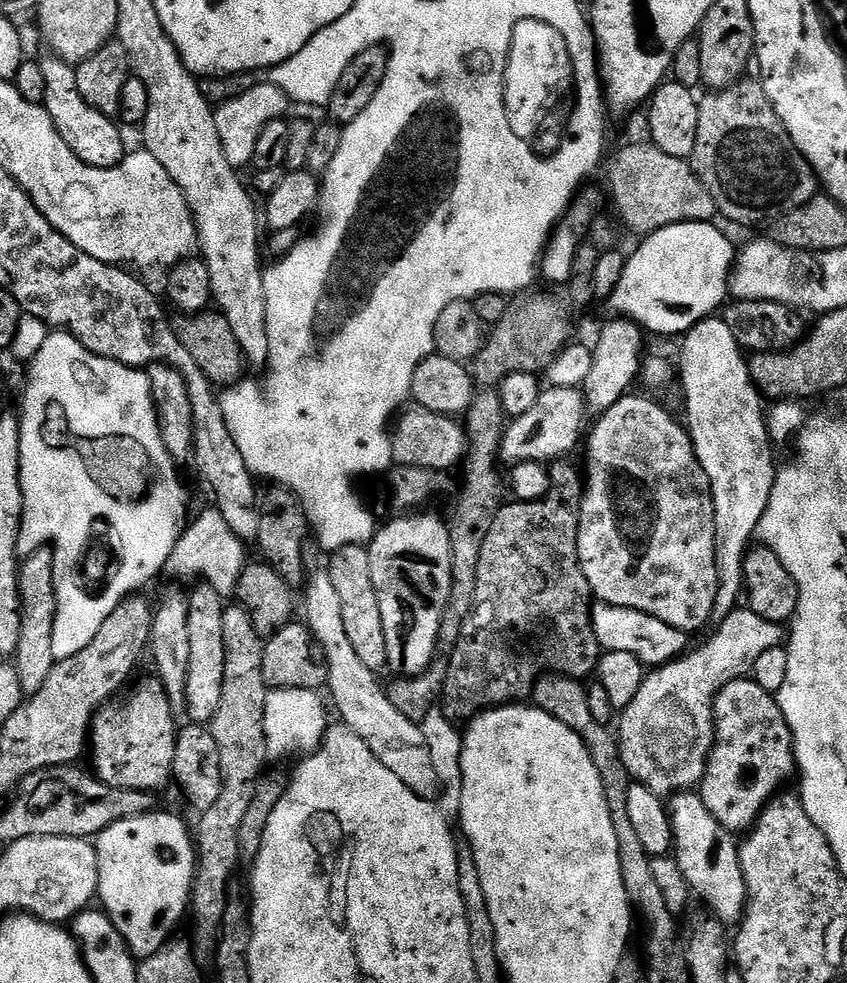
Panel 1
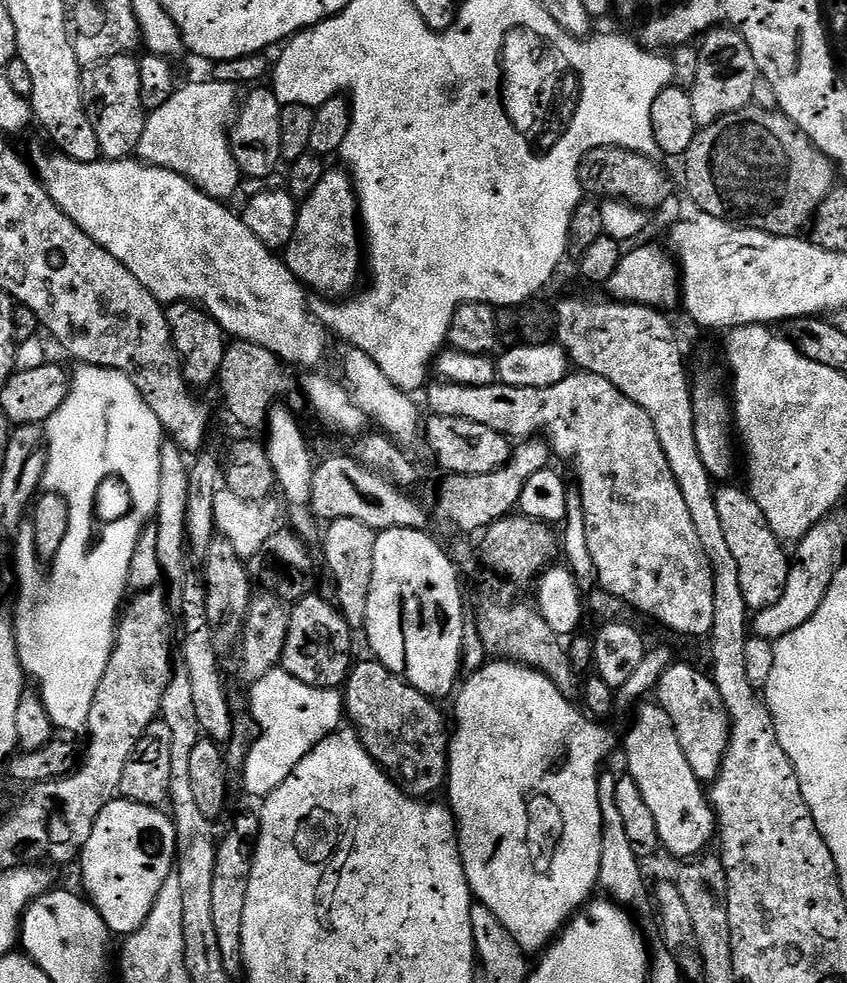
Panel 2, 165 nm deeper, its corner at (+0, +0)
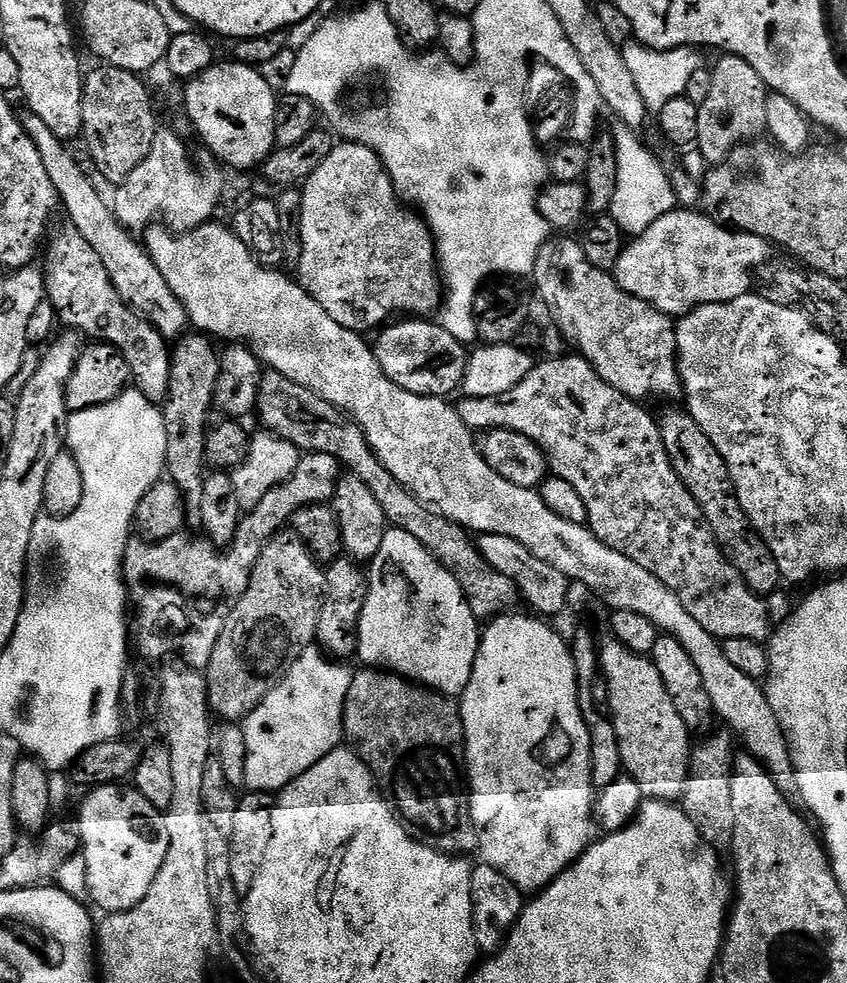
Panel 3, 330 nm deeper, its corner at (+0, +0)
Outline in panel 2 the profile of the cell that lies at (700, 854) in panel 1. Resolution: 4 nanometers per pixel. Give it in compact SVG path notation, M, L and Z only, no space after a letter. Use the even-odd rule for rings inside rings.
M651 702L652 704L644 704L636 712L636 721L632 724L632 729L628 732L628 737L623 737L622 748L624 744L624 756L628 759L628 768L626 768L627 775L631 776L634 782L638 782L638 790L642 790L642 799L646 801L646 807L654 813L654 822L658 826L658 838L662 845L663 851L668 851L672 856L684 856L680 858L691 858L694 856L699 856L705 851L704 848L708 843L713 843L714 837L718 832L718 825L716 822L716 814L710 803L709 797L706 795L705 789L704 792L702 789L702 782L694 774L694 770L690 770L690 762L686 762L686 754L682 754L682 746L678 746L678 738L676 737L676 731L674 726L670 722L670 714L666 714L666 710L662 710L659 706L659 703Z

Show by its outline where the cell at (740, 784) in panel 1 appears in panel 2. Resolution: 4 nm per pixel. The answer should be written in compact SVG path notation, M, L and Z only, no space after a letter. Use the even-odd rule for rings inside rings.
M674 662L660 676L654 689L655 699L662 710L670 714L670 722L676 731L678 746L682 746L682 754L686 754L686 762L690 762L690 770L701 782L711 782L720 773L720 762L724 759L724 751L728 749L728 733L730 721L724 709L724 700L720 697L720 687L712 681L707 671L699 672L688 664Z

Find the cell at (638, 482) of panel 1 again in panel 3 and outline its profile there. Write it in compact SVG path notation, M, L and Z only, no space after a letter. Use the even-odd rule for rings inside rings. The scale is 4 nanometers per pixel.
M571 355L544 360L541 364L539 361L530 374L526 374L514 390L506 390L506 394L498 394L494 398L464 396L461 404L455 405L458 418L462 418L466 427L473 430L505 428L534 441L547 456L551 475L570 482L570 486L578 490L582 502L586 502L587 527L593 534L610 546L610 550L618 550L618 554L634 558L634 562L650 570L654 578L662 578L662 582L678 594L682 606L686 606L692 617L710 630L717 640L750 638L767 641L774 631L774 623L768 617L765 597L750 590L738 570L734 570L731 562L724 557L698 502L694 502L690 490L682 486L682 478L674 474L657 417L651 416L643 403L614 390L614 386L607 384L583 356Z

